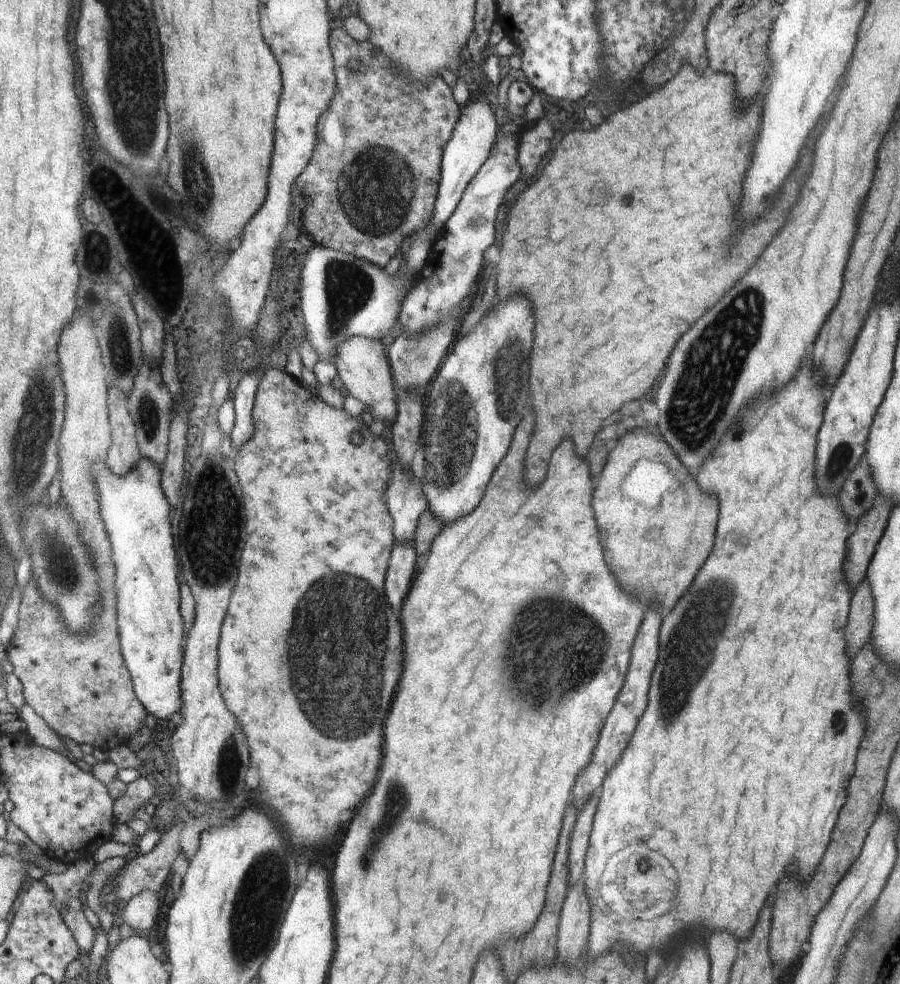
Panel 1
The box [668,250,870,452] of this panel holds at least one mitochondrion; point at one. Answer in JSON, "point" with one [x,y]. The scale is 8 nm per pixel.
{"point":[742,428]}

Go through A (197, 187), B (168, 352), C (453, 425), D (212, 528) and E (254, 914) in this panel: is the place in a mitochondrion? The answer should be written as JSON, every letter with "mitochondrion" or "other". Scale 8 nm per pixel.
{"A":"mitochondrion","B":"other","C":"mitochondrion","D":"mitochondrion","E":"mitochondrion"}

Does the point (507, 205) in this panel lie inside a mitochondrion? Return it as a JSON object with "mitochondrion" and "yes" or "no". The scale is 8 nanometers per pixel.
{"mitochondrion":"no"}

